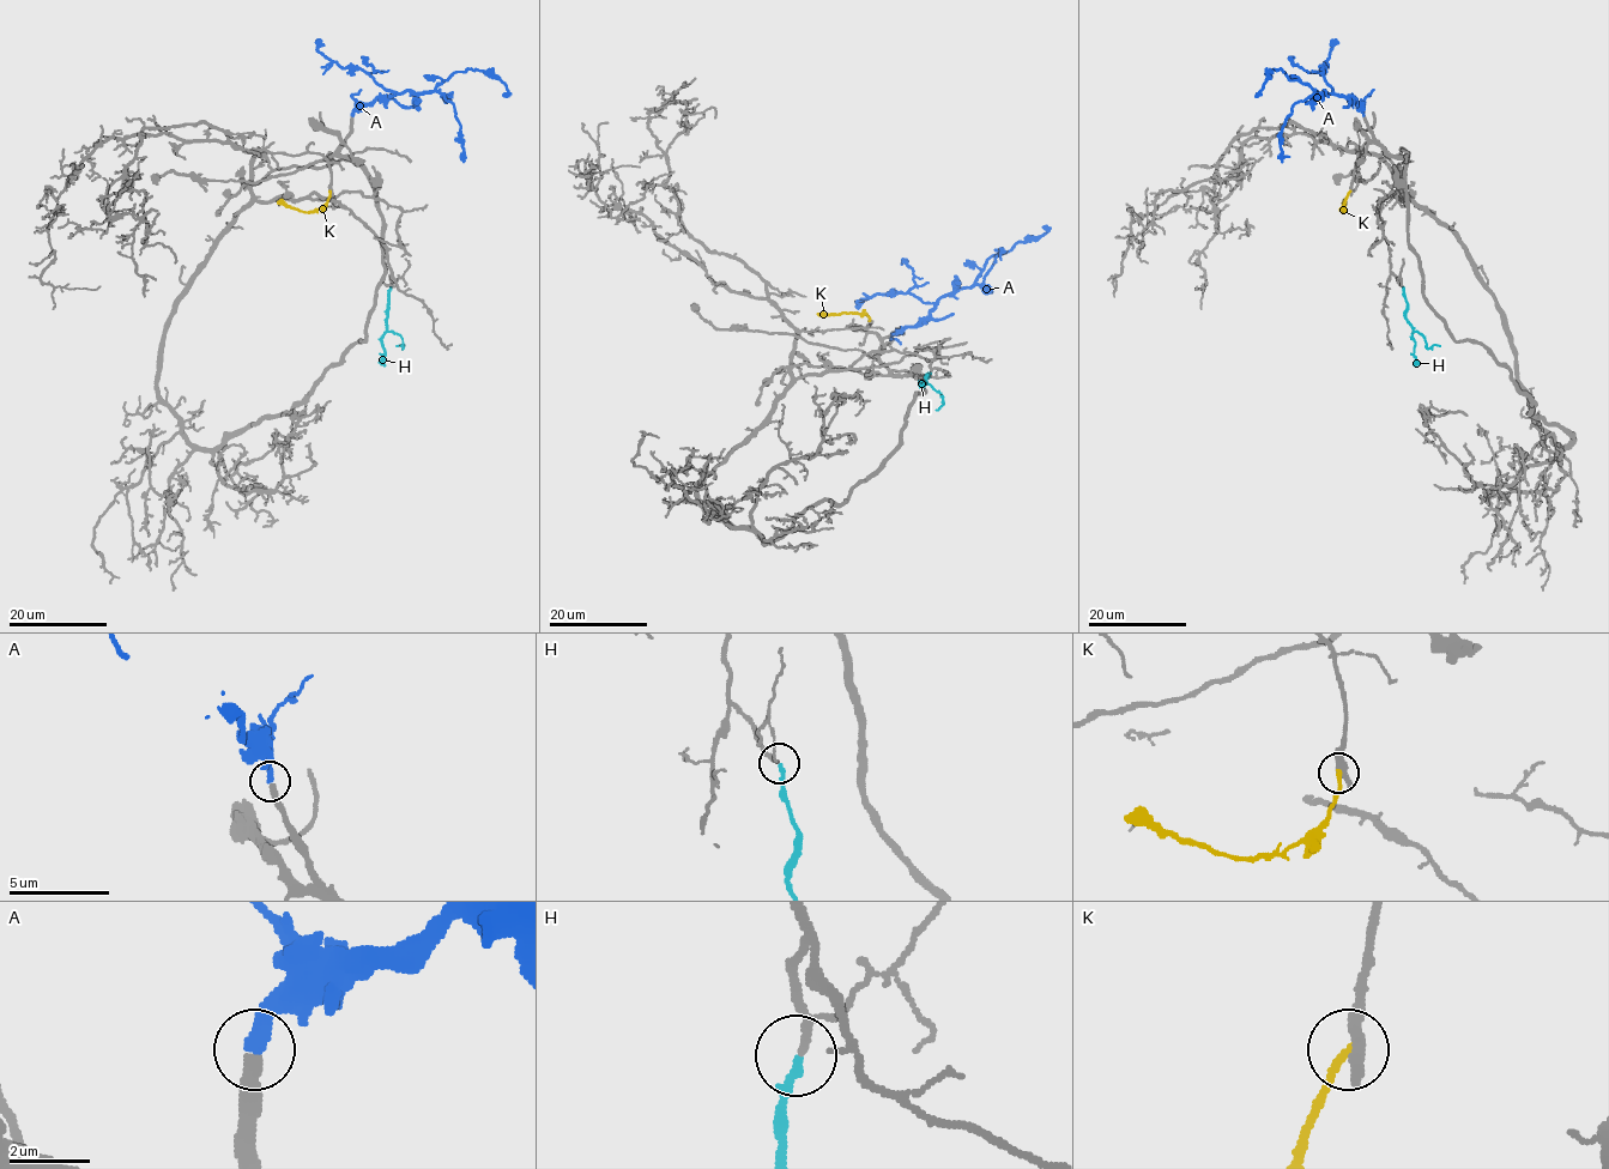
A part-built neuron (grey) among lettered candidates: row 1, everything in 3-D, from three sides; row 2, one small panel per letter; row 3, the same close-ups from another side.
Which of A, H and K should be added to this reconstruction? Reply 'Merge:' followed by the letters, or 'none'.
Merge: A, H

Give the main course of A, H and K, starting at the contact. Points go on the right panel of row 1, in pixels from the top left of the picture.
A: (1363, 115), (1355, 100), (1324, 91), (1317, 94), (1288, 78), (1281, 68), (1269, 72), (1256, 97)
H: (1403, 286), (1405, 319), (1425, 338), (1426, 347), (1440, 346)
K: (1350, 192), (1343, 212), (1344, 201)

